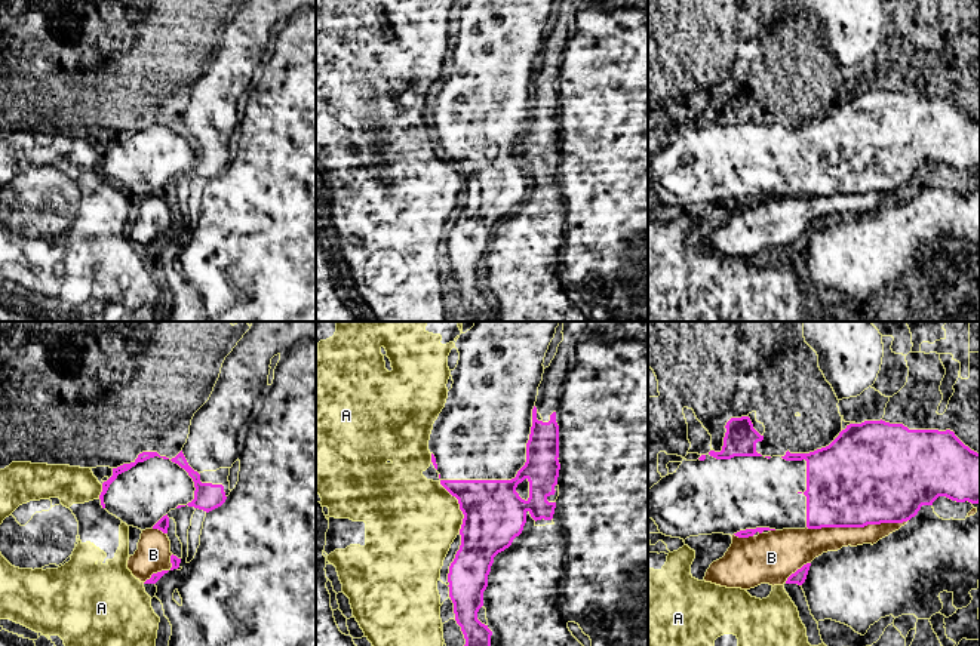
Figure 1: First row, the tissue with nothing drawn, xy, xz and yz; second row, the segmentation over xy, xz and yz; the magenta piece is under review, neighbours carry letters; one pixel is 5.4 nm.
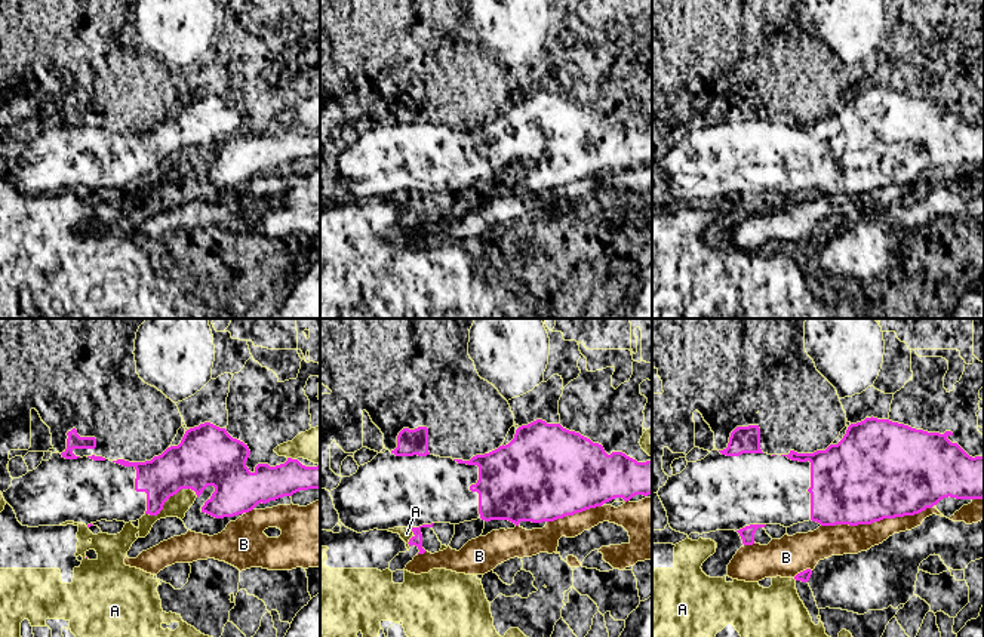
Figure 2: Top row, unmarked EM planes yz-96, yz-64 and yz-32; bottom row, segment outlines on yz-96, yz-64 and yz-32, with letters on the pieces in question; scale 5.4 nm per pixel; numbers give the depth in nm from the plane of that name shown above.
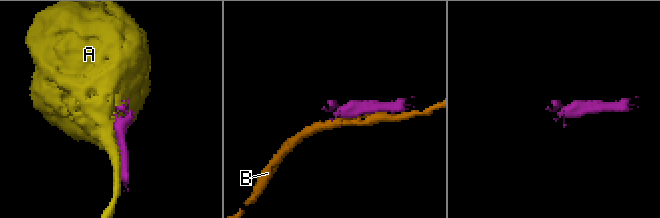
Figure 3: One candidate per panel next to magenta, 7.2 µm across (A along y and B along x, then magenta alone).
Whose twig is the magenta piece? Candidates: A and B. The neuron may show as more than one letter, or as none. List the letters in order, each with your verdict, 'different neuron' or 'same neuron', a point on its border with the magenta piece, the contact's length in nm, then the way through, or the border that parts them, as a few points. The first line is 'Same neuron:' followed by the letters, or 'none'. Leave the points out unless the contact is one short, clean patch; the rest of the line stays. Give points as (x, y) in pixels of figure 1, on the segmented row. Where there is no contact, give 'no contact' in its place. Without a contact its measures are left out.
Same neuron: none
A: different neuron; contact xz (460, 507); length 300 nm
B: different neuron; contact yz (857, 526); length 550 nm

